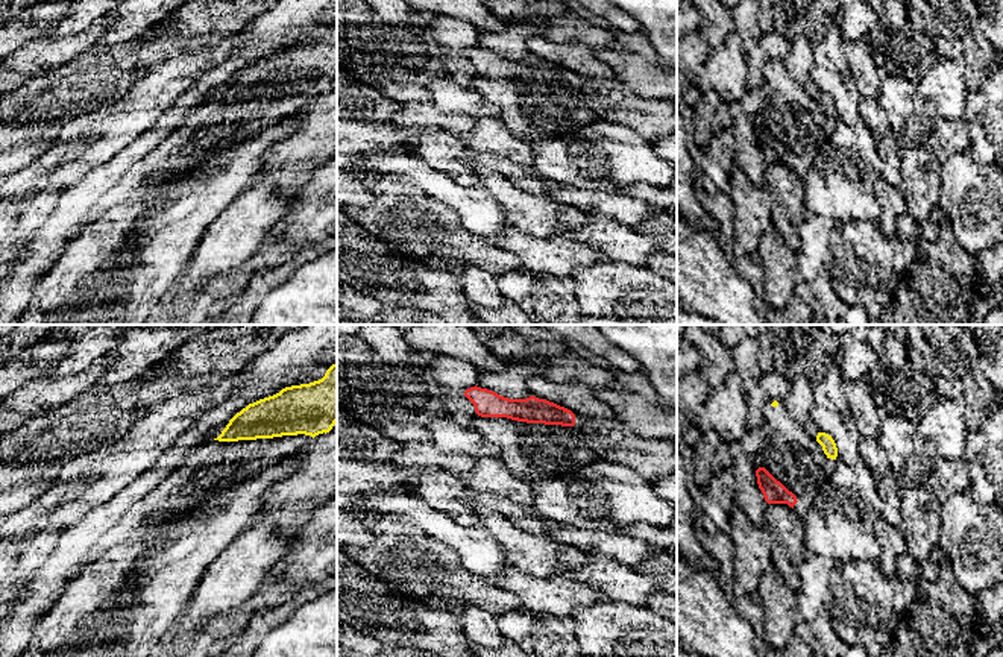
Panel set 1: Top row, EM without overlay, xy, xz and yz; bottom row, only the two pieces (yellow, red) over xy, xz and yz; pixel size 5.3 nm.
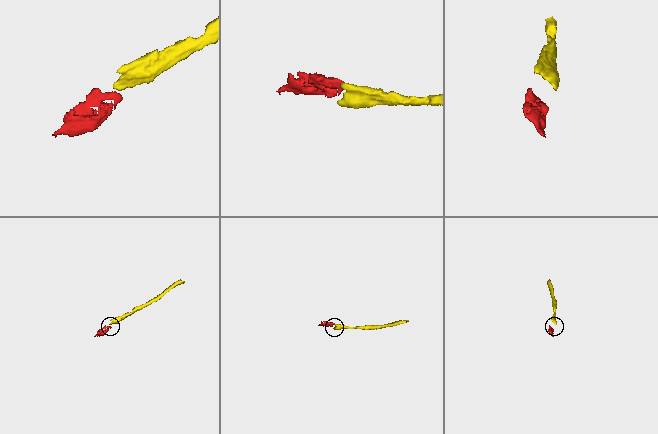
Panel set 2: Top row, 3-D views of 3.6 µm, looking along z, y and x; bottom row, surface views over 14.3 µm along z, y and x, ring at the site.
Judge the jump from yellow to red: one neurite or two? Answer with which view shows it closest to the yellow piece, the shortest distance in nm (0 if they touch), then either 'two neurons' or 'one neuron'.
yz | 260 nm | one neuron

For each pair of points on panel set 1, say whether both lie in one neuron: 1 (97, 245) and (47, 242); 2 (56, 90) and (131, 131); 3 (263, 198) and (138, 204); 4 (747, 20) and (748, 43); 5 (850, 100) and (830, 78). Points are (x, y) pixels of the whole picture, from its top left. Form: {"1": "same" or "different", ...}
{"1": "different", "2": "different", "3": "different", "4": "same", "5": "same"}

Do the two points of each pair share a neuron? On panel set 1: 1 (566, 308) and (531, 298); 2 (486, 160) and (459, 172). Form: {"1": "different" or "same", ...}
{"1": "same", "2": "different"}

